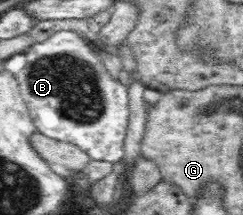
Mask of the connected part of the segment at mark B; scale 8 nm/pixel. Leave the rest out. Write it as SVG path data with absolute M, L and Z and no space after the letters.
M60 30L28 48L26 58L26 70L16 78L37 131L78 146L90 160L122 162L129 125L127 86L106 70L88 40L78 32Z

